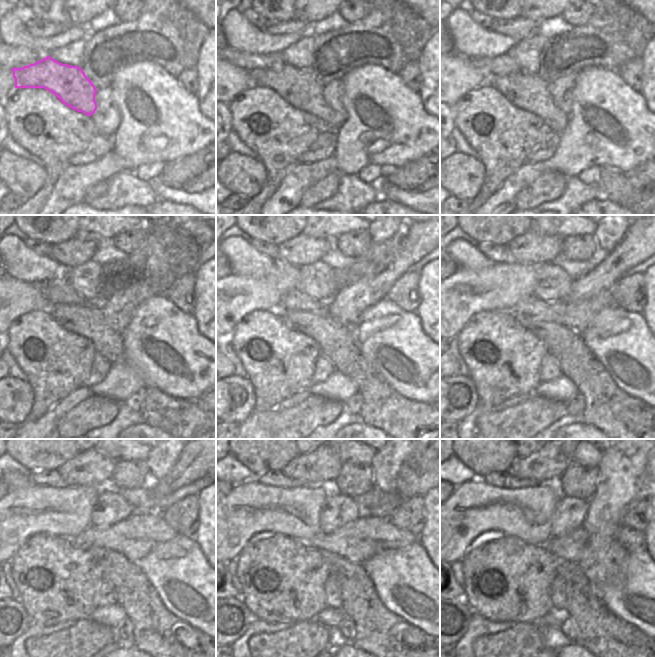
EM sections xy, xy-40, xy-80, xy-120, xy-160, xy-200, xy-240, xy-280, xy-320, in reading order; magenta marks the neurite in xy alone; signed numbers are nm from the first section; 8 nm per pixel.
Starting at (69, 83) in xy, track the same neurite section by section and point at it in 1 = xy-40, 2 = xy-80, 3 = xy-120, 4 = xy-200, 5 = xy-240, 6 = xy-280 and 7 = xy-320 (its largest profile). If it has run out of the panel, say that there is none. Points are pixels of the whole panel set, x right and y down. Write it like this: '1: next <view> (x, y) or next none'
1: next xy-40 (299, 87)
2: next xy-80 (529, 92)
3: next xy-120 (88, 321)
4: next xy-200 (618, 415)
5: next xy-240 (156, 632)
6: next xy-280 (377, 630)
7: next xy-320 (602, 633)

